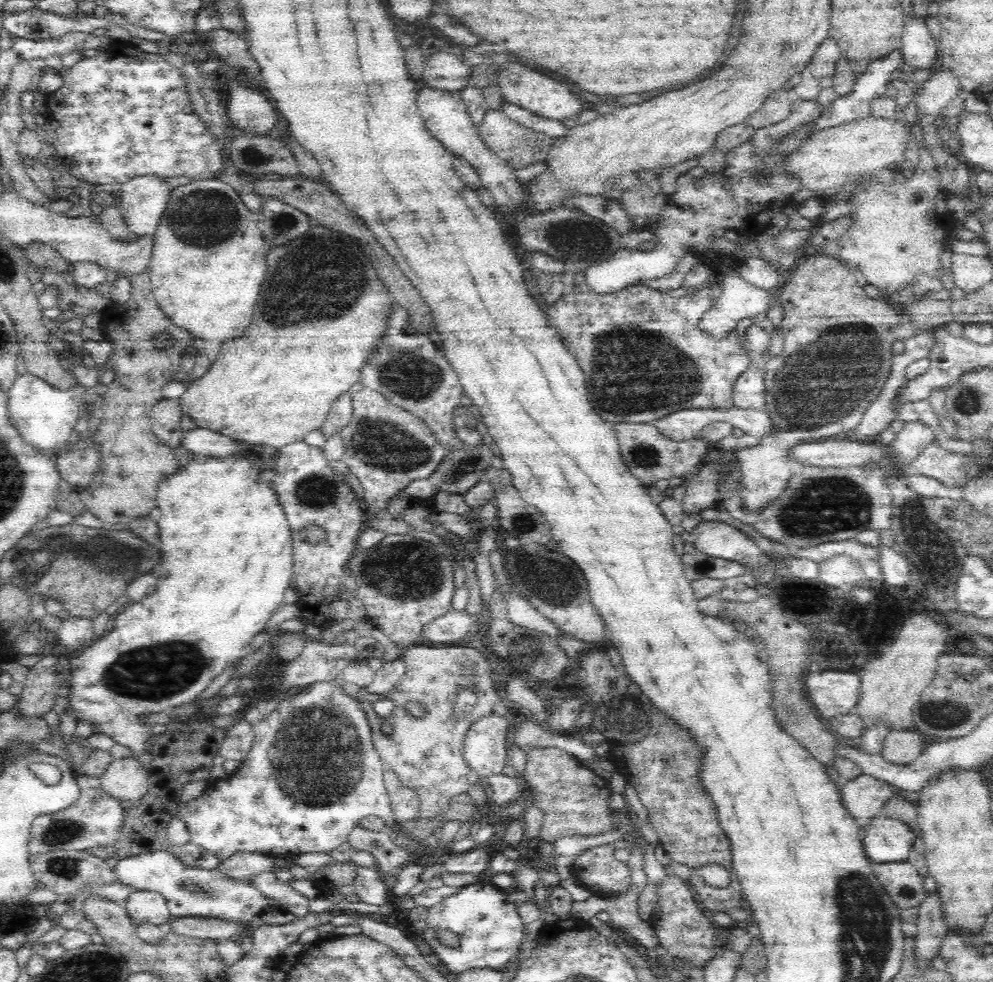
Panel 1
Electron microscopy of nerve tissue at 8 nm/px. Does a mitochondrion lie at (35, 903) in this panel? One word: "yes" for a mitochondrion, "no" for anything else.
no

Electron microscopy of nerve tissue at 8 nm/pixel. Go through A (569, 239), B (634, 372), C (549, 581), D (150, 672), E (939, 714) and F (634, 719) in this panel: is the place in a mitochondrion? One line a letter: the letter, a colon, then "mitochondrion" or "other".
A: mitochondrion
B: mitochondrion
C: mitochondrion
D: mitochondrion
E: mitochondrion
F: mitochondrion

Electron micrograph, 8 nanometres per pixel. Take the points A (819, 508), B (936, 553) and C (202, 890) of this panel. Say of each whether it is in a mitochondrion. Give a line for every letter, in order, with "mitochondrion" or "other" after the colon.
A: mitochondrion
B: mitochondrion
C: mitochondrion

